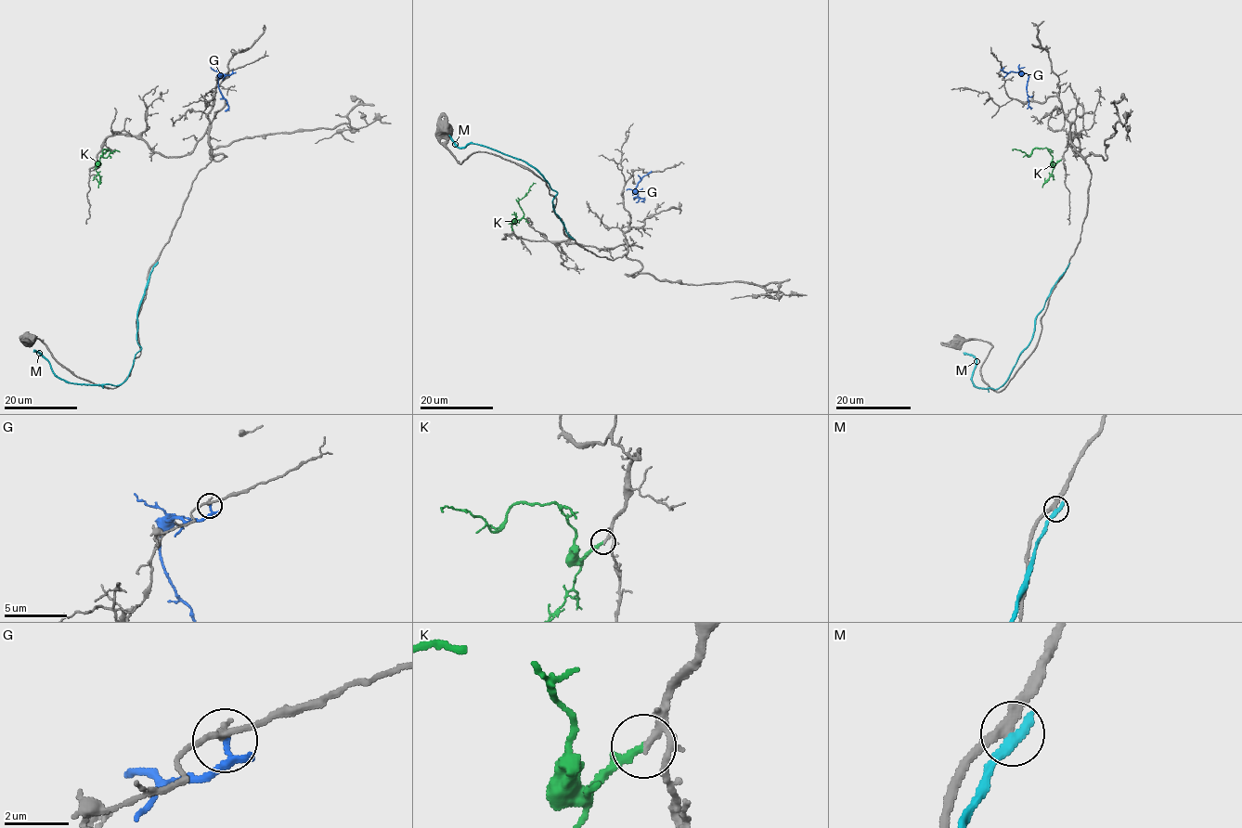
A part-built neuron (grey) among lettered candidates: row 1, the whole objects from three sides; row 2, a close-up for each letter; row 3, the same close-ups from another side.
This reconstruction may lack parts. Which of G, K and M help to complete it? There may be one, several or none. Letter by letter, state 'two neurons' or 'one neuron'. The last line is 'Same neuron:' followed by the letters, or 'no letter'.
G: two neurons
K: one neuron
M: two neurons
Same neuron: K

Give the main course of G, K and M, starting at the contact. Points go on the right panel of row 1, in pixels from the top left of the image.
G: (1003, 68), (1006, 72), (1022, 71), (1028, 76), (1027, 87), (1030, 109)
K: (1061, 160), (1054, 163), (1045, 148), (1033, 149), (1028, 156), (1021, 150), (1013, 150)
M: (1068, 265), (1037, 316), (1033, 337), (1001, 386), (996, 389), (975, 385), (972, 376), (976, 359), (963, 353)

